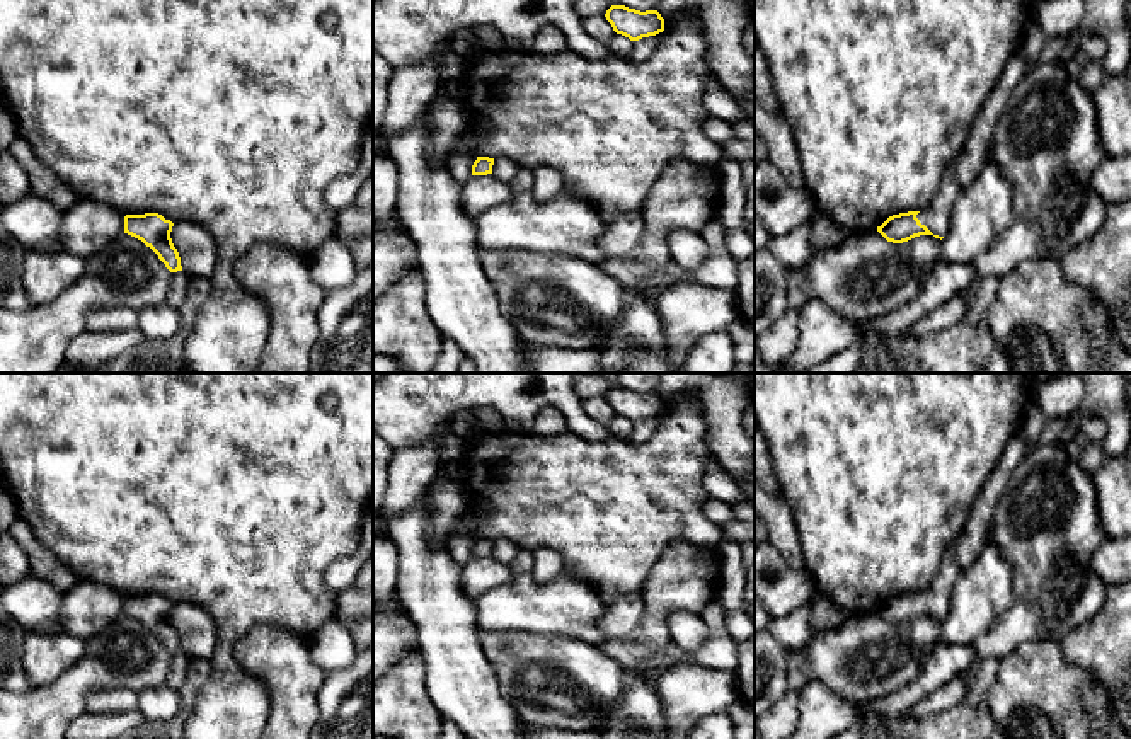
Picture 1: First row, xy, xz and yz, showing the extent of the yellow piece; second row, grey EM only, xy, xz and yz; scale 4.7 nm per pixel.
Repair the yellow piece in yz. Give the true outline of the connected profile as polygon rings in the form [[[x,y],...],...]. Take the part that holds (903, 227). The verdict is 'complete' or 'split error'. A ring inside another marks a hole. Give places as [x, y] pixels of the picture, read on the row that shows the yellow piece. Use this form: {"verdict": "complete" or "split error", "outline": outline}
{"verdict": "split error", "outline": [[[956,160],[945,170],[940,187],[928,208],[893,215],[877,226],[877,232],[893,243],[903,243],[920,235],[933,235],[942,240],[949,230],[950,211],[961,192],[954,172]]]}

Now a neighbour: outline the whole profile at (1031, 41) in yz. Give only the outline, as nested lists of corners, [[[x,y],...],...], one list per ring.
[[[1031,15],[1024,26],[1019,49],[1027,61],[1036,61],[1044,43],[1046,36],[1042,34],[1039,22]]]

